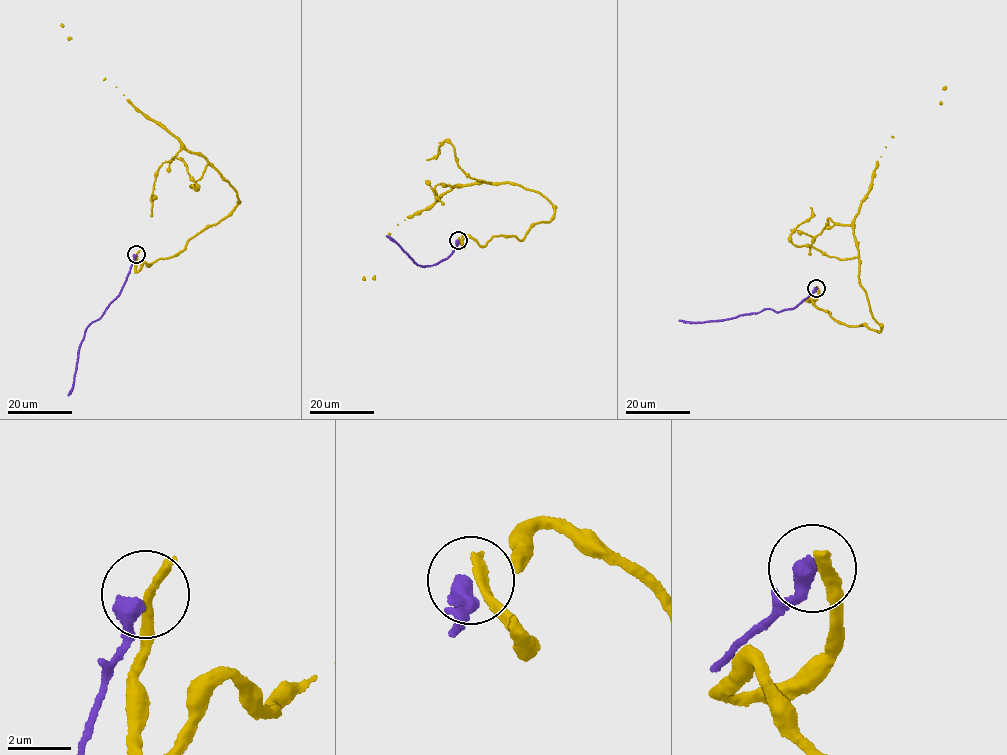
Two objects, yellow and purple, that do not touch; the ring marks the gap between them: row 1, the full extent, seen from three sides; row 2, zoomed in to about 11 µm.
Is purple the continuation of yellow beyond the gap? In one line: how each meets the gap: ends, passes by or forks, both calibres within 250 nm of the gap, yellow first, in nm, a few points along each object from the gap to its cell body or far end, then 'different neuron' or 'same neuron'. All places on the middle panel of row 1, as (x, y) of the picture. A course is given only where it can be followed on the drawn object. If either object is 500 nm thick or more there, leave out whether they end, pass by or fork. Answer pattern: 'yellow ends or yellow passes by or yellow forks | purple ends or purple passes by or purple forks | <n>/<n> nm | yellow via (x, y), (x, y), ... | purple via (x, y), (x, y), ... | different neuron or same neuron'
300/550 nm | yellow via (459, 240), (522, 240), (554, 211), (540, 193), (509, 182), (458, 185), (398, 225), (363, 280) | purple via (457, 240), (459, 243), (450, 256), (424, 267), (386, 235) | different neuron

